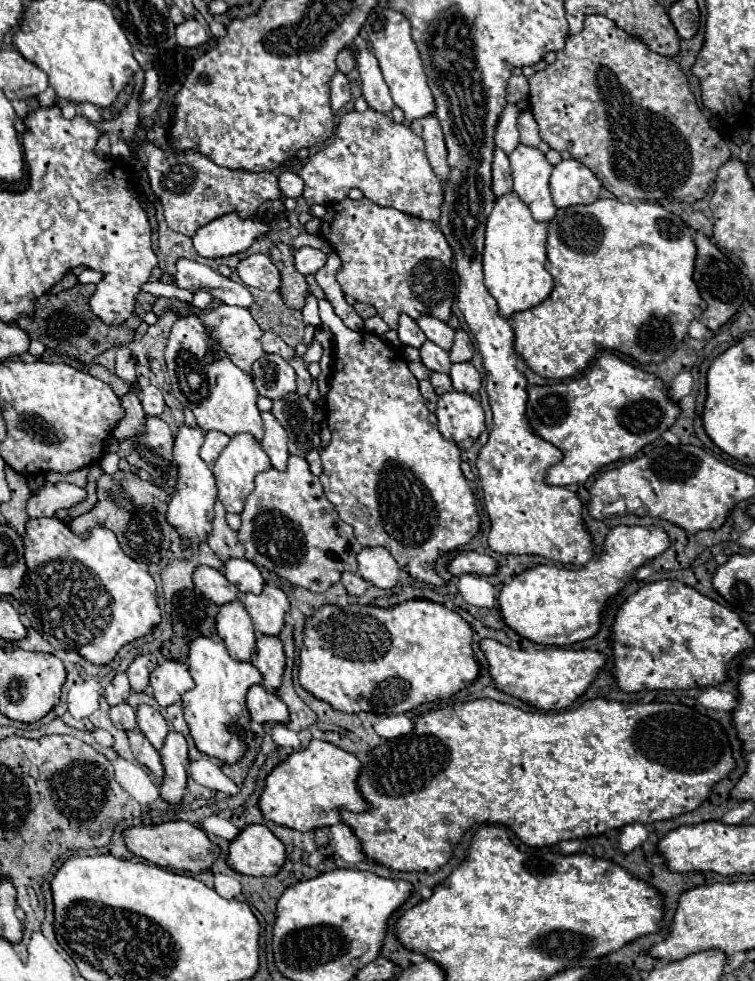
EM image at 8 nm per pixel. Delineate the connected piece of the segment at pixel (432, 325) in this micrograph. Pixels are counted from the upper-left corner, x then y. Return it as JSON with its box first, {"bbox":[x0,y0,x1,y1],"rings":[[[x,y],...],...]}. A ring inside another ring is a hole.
{"bbox":[417,315,455,351],"rings":[[[431,315],[419,317],[417,323],[419,323],[419,327],[423,329],[423,333],[427,335],[429,341],[437,343],[445,351],[451,349],[451,345],[453,345],[453,333],[455,331],[447,323],[443,323],[443,321],[439,321],[437,317],[431,317]]]}

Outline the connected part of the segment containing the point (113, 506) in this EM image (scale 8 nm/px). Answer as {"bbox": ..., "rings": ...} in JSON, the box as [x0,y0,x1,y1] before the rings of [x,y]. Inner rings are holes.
{"bbox":[71,471,173,563],"rings":[[[117,471],[113,475],[103,473],[97,485],[97,505],[91,511],[75,517],[71,521],[71,531],[79,533],[79,537],[85,537],[91,525],[107,525],[107,529],[117,535],[121,549],[129,557],[143,563],[159,563],[163,551],[171,545],[173,533],[173,527],[167,521],[167,491],[157,487],[155,483],[143,481],[133,471]]]}

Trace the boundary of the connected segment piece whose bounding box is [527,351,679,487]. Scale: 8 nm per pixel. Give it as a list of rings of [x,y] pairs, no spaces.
[[[605,351],[605,353],[593,363],[593,369],[589,369],[587,373],[583,373],[583,375],[577,377],[577,379],[553,383],[553,385],[543,385],[543,387],[531,387],[531,389],[529,389],[529,403],[527,403],[527,421],[529,421],[531,429],[533,429],[541,439],[549,441],[549,443],[555,445],[559,451],[563,451],[563,459],[549,469],[549,475],[551,475],[551,477],[545,477],[545,483],[547,483],[547,485],[561,485],[561,487],[585,483],[585,481],[587,481],[595,471],[599,471],[601,467],[605,467],[605,465],[609,465],[609,463],[615,463],[617,459],[629,459],[629,457],[633,457],[641,447],[645,447],[647,443],[659,439],[661,433],[667,431],[667,429],[675,423],[677,415],[679,415],[679,407],[667,397],[667,391],[665,391],[665,397],[663,397],[663,383],[661,383],[661,379],[657,379],[657,377],[651,375],[651,373],[641,371],[639,367],[633,367],[633,365],[625,363],[623,359],[619,359],[619,357],[617,357],[615,353],[611,353],[611,351]]]

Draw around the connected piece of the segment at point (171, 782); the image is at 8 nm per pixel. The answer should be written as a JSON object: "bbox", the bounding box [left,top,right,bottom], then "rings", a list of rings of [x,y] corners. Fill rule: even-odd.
{"bbox":[159,731,189,803],"rings":[[[169,731],[159,755],[165,767],[165,777],[161,783],[161,797],[169,803],[179,803],[185,795],[187,767],[189,767],[185,737],[177,731]]]}

